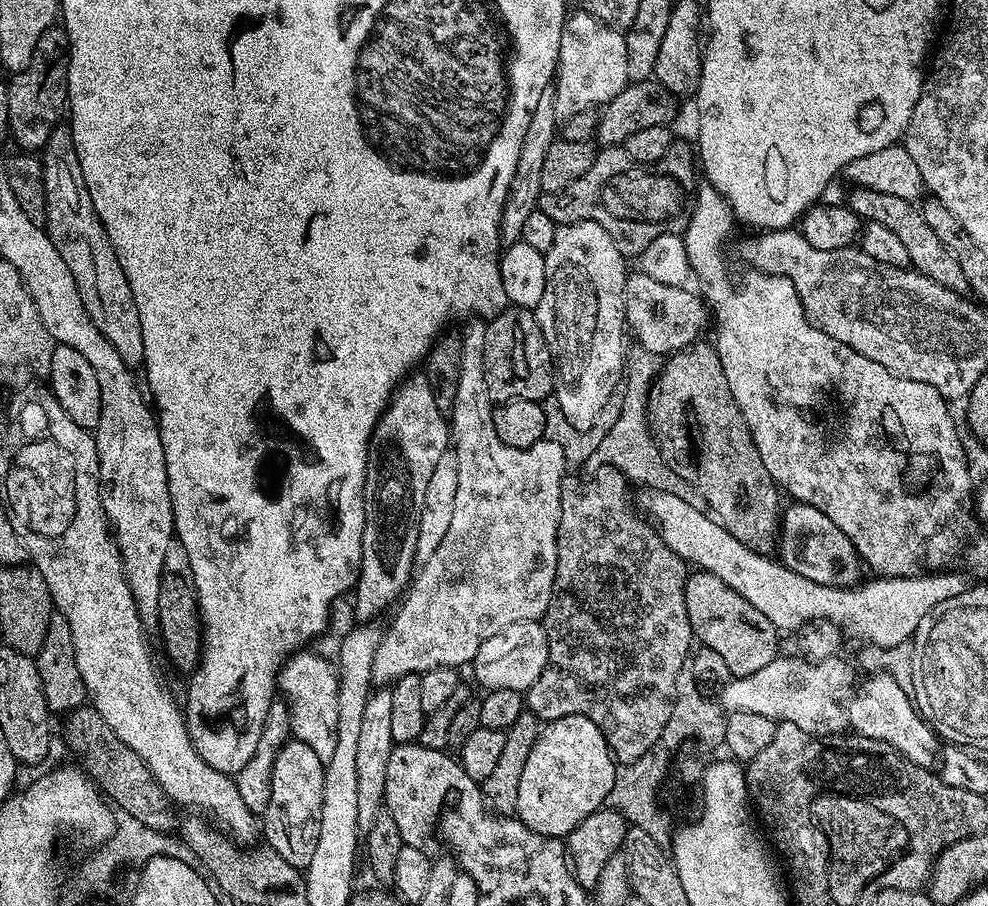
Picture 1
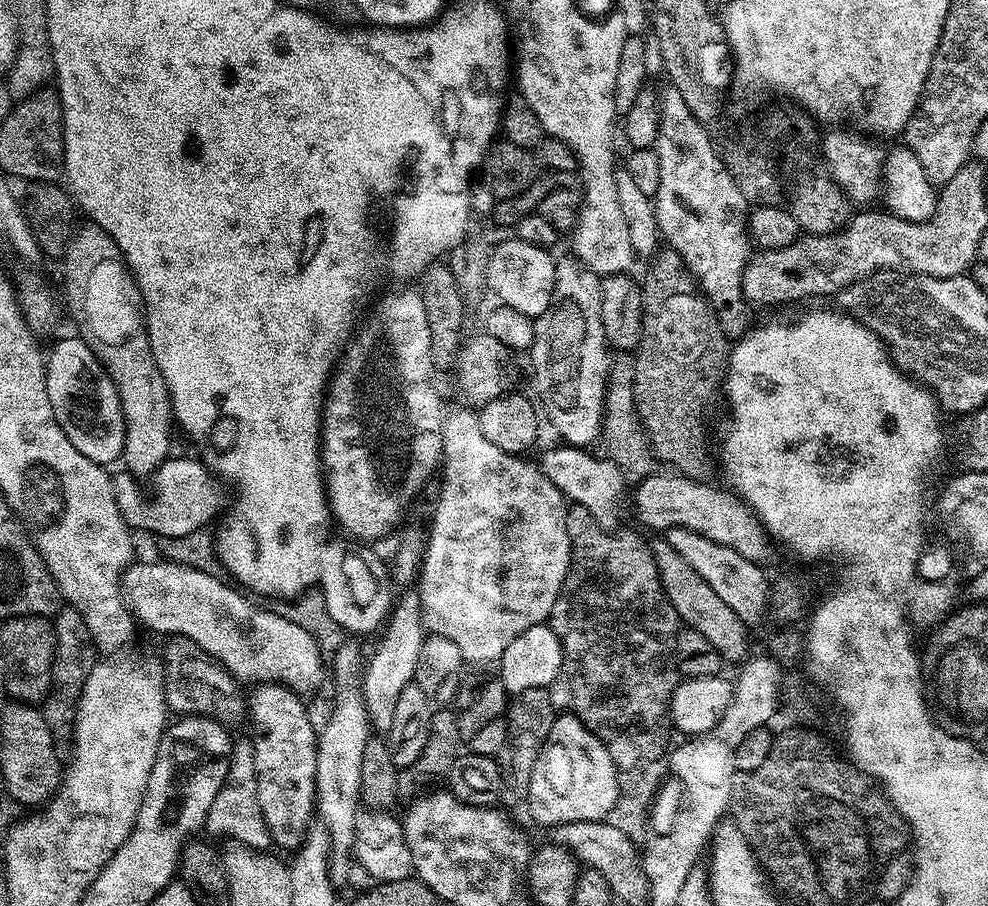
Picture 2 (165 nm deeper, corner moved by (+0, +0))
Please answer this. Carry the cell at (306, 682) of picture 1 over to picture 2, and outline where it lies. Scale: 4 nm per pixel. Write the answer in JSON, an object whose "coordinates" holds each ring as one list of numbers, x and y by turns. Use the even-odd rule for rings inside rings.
{"coordinates":[[157,559,157,564,139,564,133,562,120,577,120,591,131,611,138,617,139,623,156,632,175,634,190,638,204,653,217,660,223,668,227,668,237,681,249,680,249,685,282,684,297,694,312,692,320,684,324,672,326,676,326,660,320,645,302,626,291,620,283,611,271,612,263,608,255,599,249,598,239,587,231,583,223,584,220,576,211,576,190,565,176,564,174,561]]}

